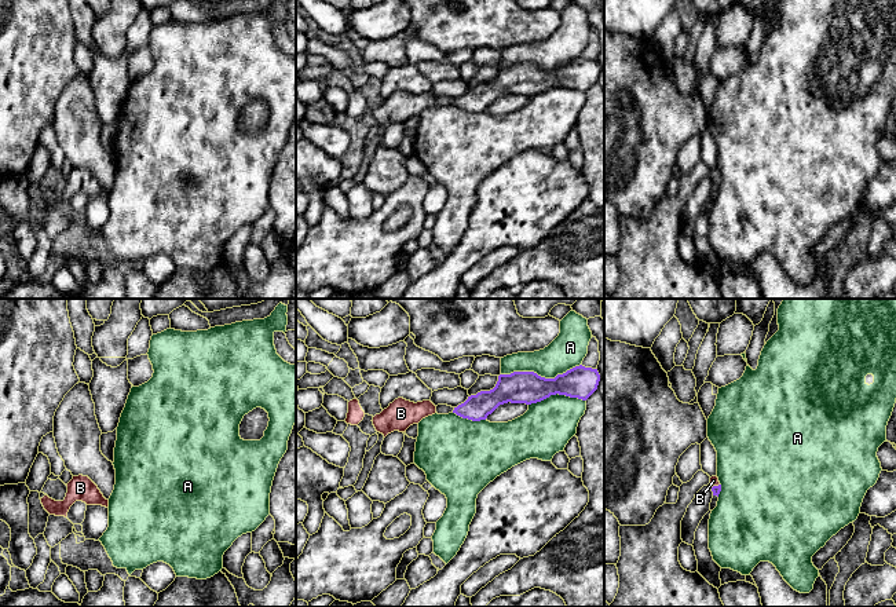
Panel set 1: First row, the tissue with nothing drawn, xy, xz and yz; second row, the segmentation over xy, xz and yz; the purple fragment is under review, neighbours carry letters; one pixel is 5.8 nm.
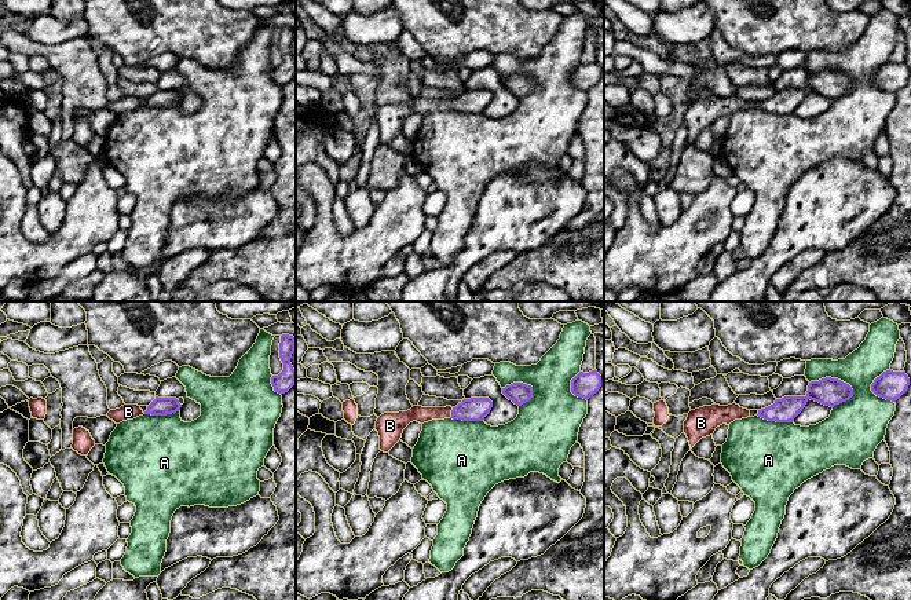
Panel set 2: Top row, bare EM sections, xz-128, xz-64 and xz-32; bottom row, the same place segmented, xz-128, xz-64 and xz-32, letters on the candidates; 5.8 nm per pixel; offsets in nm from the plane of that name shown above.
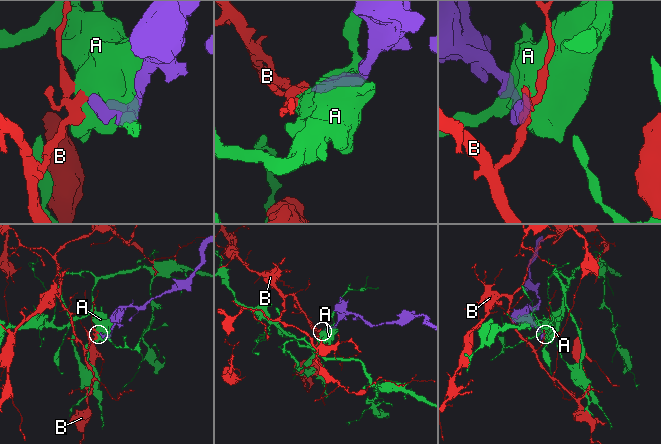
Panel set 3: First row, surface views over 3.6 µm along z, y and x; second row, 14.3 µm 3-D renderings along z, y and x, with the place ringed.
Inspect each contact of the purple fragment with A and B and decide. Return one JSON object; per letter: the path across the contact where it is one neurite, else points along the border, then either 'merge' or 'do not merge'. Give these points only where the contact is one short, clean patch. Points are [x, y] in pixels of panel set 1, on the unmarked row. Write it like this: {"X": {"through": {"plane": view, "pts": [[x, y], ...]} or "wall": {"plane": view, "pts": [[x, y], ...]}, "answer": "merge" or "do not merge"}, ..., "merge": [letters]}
{"A": {"answer": "do not merge"}, "B": {"through": {"plane": "yz", "pts": [[716, 182], [715, 178], [713, 172]]}, "answer": "merge"}, "merge": ["B"]}

